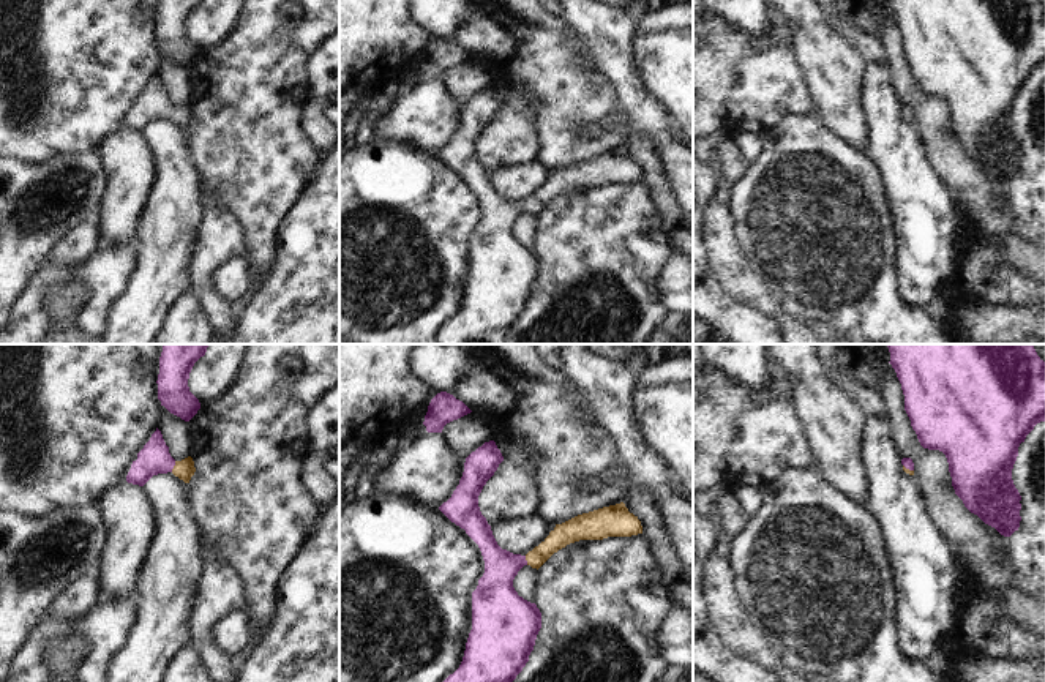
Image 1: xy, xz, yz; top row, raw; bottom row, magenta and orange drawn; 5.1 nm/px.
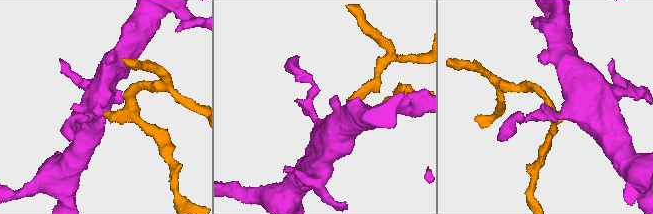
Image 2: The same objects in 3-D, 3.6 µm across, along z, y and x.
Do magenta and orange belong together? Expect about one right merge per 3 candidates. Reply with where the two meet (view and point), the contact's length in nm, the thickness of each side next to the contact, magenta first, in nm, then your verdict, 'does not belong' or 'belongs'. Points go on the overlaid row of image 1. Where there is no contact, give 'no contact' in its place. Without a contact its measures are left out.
xy (174, 464) | 60 nm | 160/100 nm | belongs

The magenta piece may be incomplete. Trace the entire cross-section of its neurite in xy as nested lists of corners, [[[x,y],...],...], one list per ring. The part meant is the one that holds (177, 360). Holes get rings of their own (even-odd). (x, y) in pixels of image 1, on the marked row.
[[[163,344],[158,374],[158,399],[170,414],[189,422],[200,409],[189,392],[188,379],[194,363],[205,355],[208,344]]]

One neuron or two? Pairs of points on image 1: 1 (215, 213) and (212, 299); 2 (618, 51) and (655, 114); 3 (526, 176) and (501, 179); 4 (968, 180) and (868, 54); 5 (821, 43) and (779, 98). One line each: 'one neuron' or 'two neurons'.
1: one neuron
2: one neuron
3: one neuron
4: two neurons
5: two neurons

